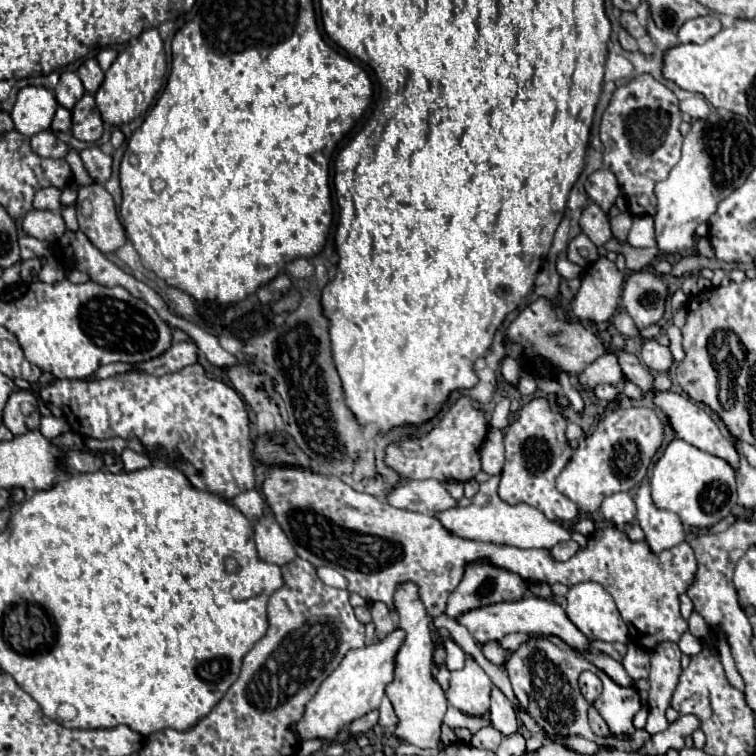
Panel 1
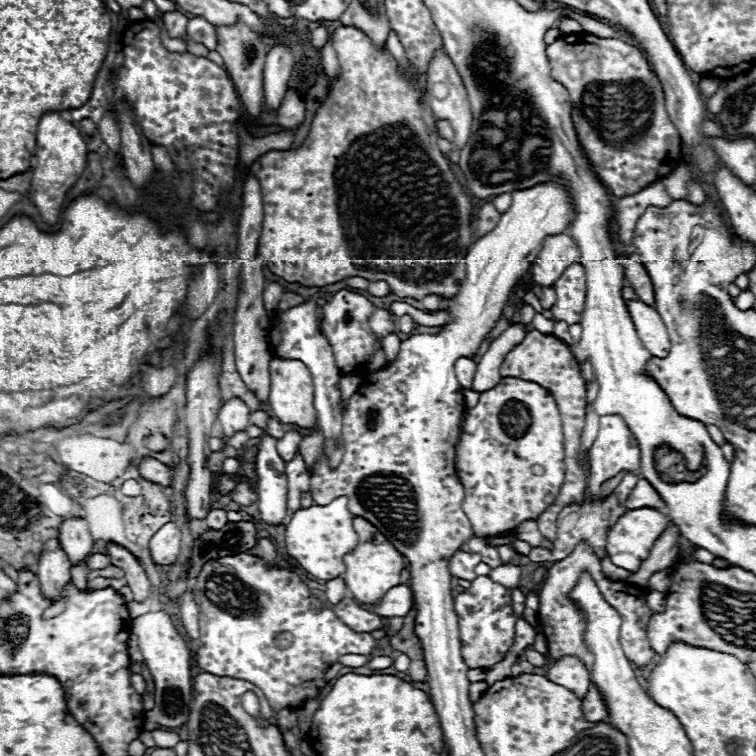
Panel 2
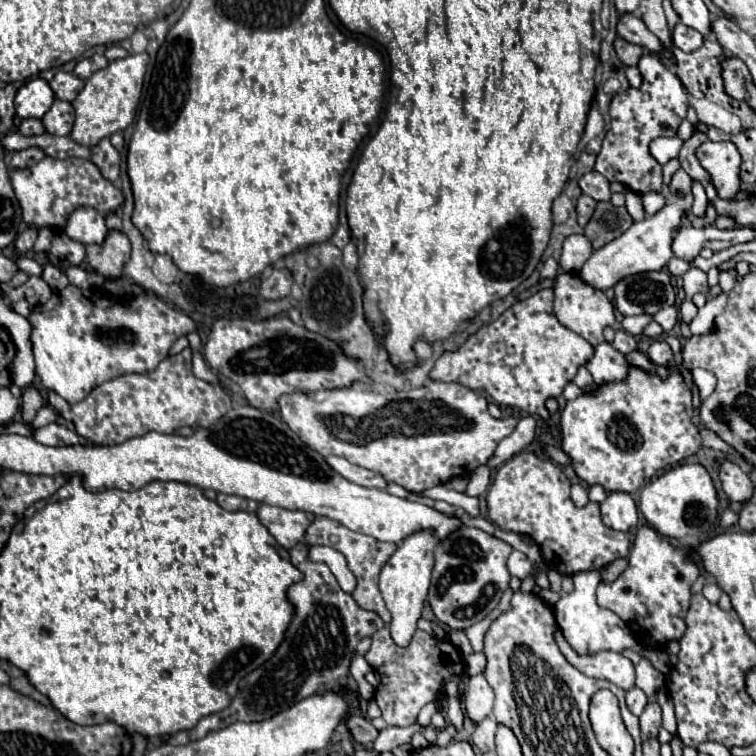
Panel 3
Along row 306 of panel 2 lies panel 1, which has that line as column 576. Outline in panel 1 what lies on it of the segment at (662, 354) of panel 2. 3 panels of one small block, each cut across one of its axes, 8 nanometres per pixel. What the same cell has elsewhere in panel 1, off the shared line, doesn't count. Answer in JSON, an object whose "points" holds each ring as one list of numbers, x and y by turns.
{"points":[[522,598,516,602,500,602,500,604,490,604,488,608,478,608,476,612,466,612,464,616,460,616,458,620,462,626,468,628,468,632,474,636,476,642,486,644,492,640,500,640,510,632,522,632,528,636,558,636,562,642,566,642,574,652,578,654,586,654,590,648,590,640,568,620,564,608,560,604,556,604,554,600,544,600,544,598]]}

